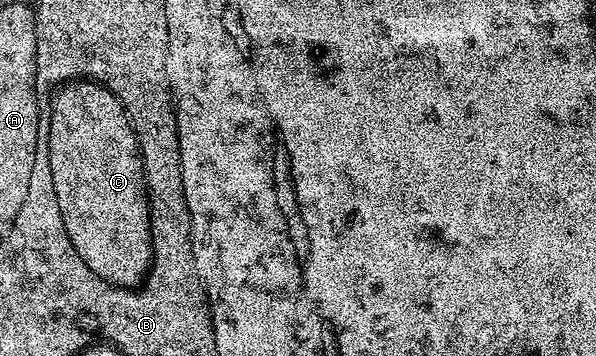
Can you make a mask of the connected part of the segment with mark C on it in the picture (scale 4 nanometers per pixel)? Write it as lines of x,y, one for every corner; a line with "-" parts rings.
72,80
56,89
53,94
55,103
49,107
51,123
49,124
49,166
53,172
53,190
57,192
57,204
61,208
61,216
65,224
64,233
69,236
71,249
76,250
81,260
98,278
103,278
115,288
135,288
148,277
151,260
157,252
151,247
151,204
147,192
147,179
143,168
141,139
135,132
133,119
127,107
119,101
119,97
104,83
98,80

